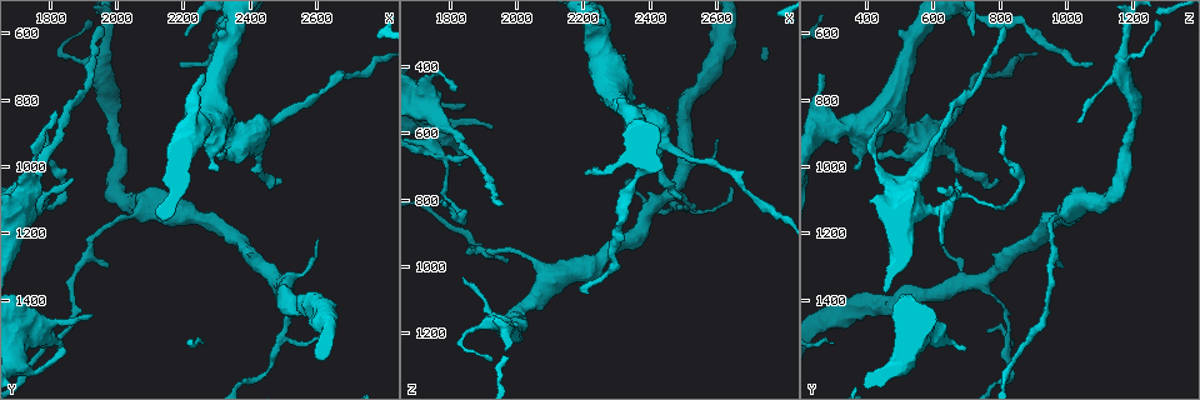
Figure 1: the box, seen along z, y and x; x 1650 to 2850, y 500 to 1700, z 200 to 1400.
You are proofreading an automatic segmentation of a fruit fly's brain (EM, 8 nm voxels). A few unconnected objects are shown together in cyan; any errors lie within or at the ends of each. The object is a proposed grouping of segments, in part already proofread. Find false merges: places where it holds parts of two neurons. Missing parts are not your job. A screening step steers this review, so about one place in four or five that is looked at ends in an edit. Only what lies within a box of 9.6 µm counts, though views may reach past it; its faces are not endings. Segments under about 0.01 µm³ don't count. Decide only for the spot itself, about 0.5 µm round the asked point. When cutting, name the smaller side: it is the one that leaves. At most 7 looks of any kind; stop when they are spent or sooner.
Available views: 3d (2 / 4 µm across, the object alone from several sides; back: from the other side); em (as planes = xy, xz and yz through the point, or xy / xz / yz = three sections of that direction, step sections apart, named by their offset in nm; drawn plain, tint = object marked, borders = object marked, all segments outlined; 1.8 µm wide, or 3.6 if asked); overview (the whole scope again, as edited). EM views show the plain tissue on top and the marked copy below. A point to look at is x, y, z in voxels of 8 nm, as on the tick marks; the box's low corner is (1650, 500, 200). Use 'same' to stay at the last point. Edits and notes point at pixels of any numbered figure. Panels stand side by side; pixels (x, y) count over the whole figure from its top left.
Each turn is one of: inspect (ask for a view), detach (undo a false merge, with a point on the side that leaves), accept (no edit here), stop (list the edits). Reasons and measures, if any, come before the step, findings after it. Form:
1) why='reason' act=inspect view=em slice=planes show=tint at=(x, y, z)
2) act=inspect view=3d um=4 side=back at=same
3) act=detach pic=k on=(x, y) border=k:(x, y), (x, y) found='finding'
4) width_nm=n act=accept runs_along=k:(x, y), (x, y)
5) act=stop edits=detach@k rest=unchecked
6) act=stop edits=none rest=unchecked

why='sharp bend' act=inspect view=3d um=2 at=(1740, 1140, 630)

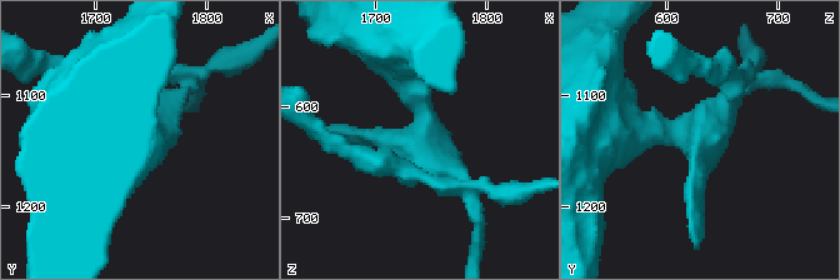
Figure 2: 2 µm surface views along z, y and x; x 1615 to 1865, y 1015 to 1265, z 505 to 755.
arms=4 act=inspect view=em slice=planes show=tint at=(1742, 1132, 636)

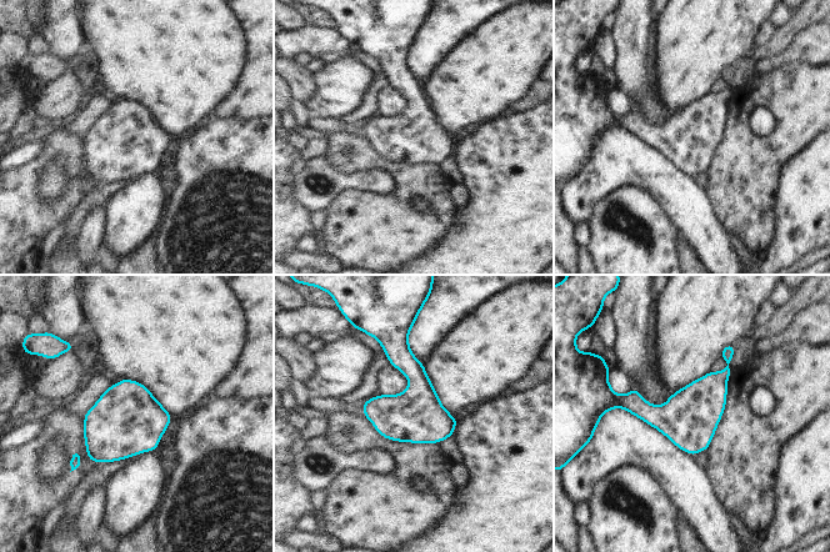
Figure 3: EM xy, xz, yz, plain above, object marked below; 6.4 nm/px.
act=detach pic=3 on=(728, 351) found='two neurons meet here'

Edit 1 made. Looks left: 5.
why='see it whole again' act=inspect view=overview

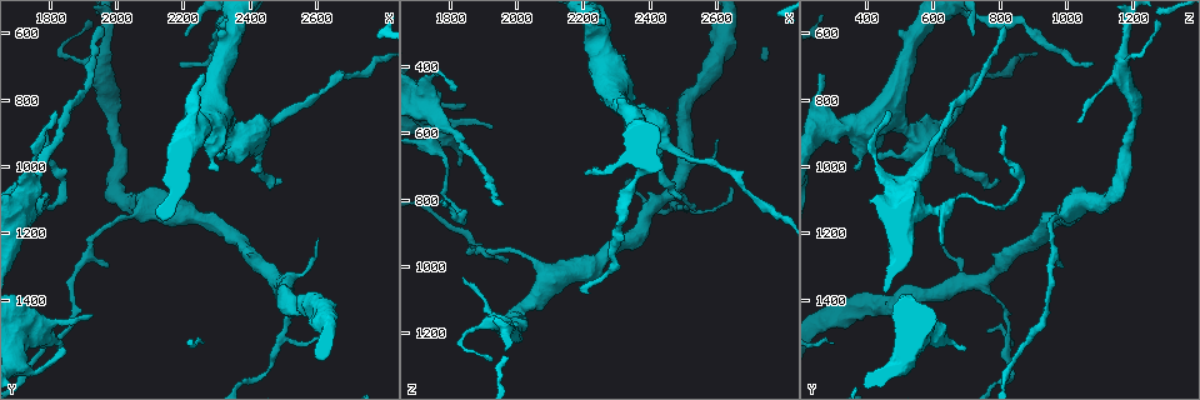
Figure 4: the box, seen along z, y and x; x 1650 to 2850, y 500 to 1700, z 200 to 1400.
why='thick turns thin' act=inspect view=3d um=4 at=(1820, 1470, 570)

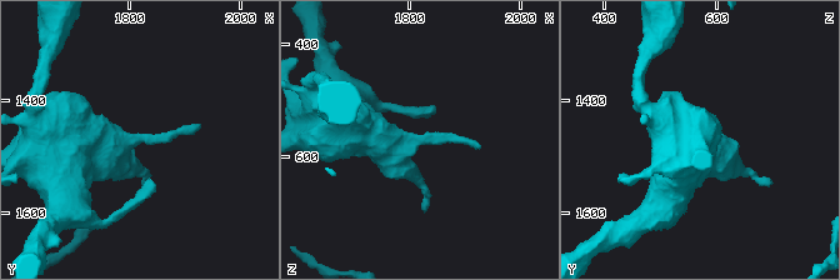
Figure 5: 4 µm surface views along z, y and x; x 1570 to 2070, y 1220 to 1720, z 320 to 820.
act=inspect view=em um=3.6 slice=planes show=tint at=(1825, 1470, 570)

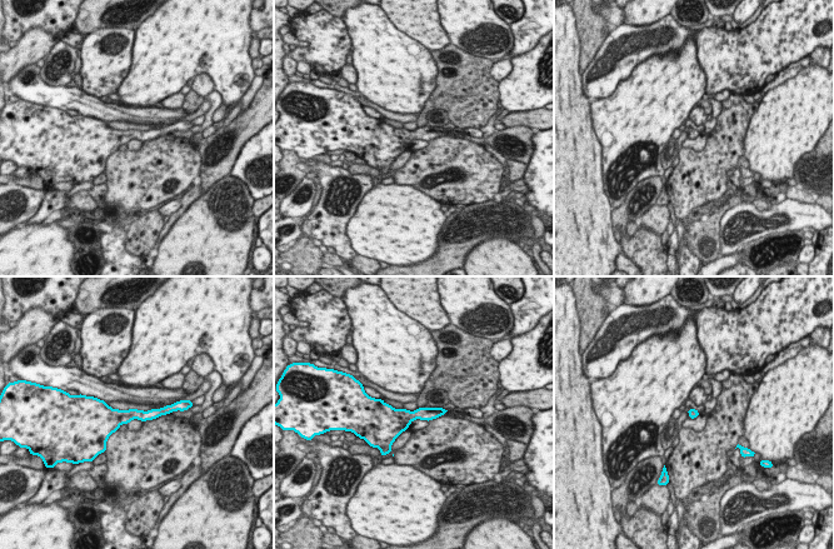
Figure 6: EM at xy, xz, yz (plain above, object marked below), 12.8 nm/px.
act=accept runs_along=6:(169, 409), (151, 414), (98, 415) found='continuous, no second neuron'

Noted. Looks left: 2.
why='sharp bend' act=inspect view=em slice=xy step=8 show=tint at=(2510, 1500, 830)

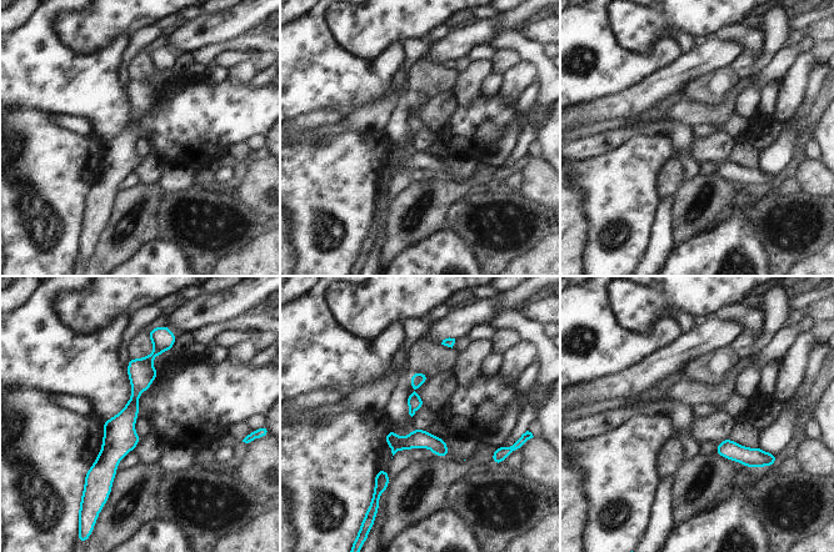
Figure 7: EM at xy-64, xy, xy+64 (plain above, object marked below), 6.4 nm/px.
width_nm=130 act=accept runs_along=7:(165, 346), (141, 370), (108, 482) found='one neuron here'

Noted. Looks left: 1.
act=stop edits=detach@3 rest=unchecked

